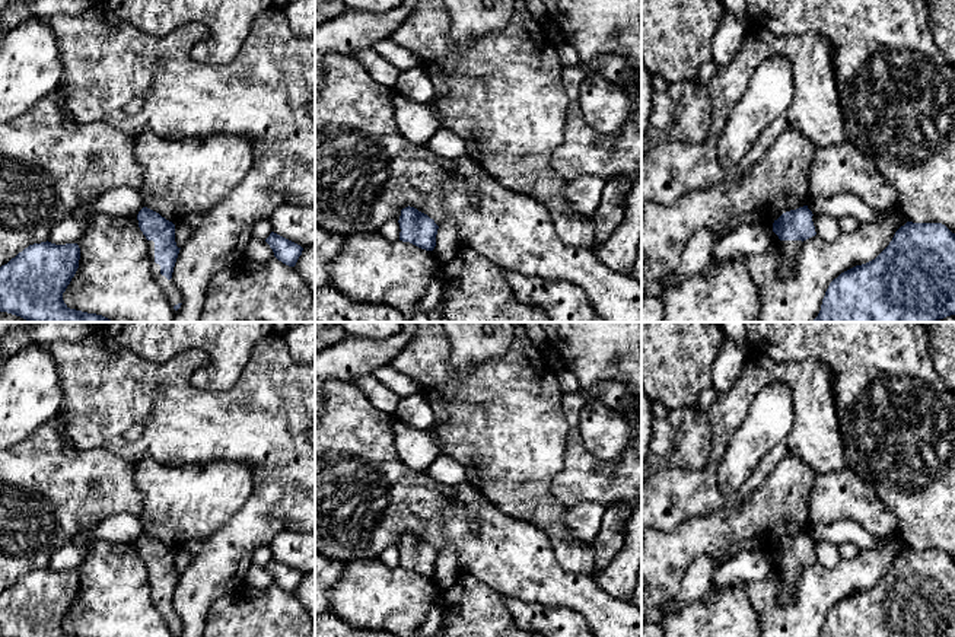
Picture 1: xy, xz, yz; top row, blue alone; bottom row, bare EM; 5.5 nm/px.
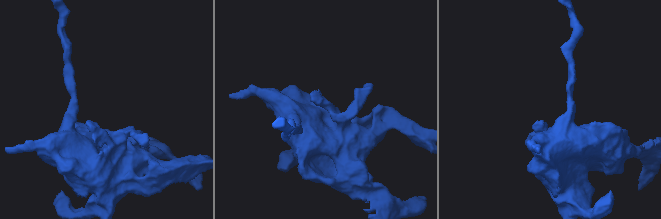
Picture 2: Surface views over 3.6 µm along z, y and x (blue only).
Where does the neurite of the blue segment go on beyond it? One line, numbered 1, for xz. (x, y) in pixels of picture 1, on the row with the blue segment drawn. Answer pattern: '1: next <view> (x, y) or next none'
1: next none

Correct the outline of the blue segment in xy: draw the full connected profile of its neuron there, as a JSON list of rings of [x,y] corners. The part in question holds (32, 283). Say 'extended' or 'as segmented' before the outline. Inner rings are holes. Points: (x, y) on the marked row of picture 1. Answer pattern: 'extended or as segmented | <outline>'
as segmented | [[[34,243],[0,267],[0,312],[31,322],[112,322],[70,309],[63,293],[79,268],[77,243]]]

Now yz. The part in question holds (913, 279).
as segmented | [[[942,223],[901,226],[872,261],[834,278],[812,322],[939,322],[955,315],[955,233]]]

